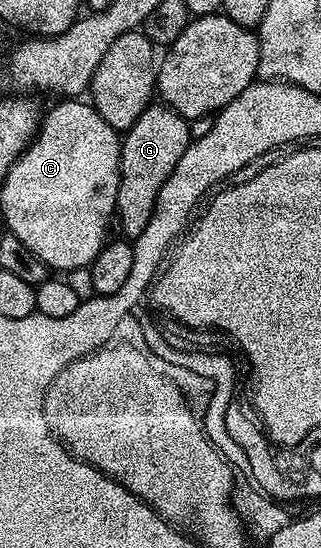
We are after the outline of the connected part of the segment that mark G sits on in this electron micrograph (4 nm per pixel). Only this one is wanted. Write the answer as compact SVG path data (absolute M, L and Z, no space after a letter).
M157 101L146 109L131 125L129 131L124 132L121 140L121 180L119 181L119 193L117 194L117 210L115 217L121 222L121 235L126 240L132 241L147 229L147 221L151 221L153 210L159 197L159 189L163 189L163 181L175 173L175 165L179 165L179 157L187 153L191 140L189 138L189 120L183 118L175 109L166 107L164 103Z

